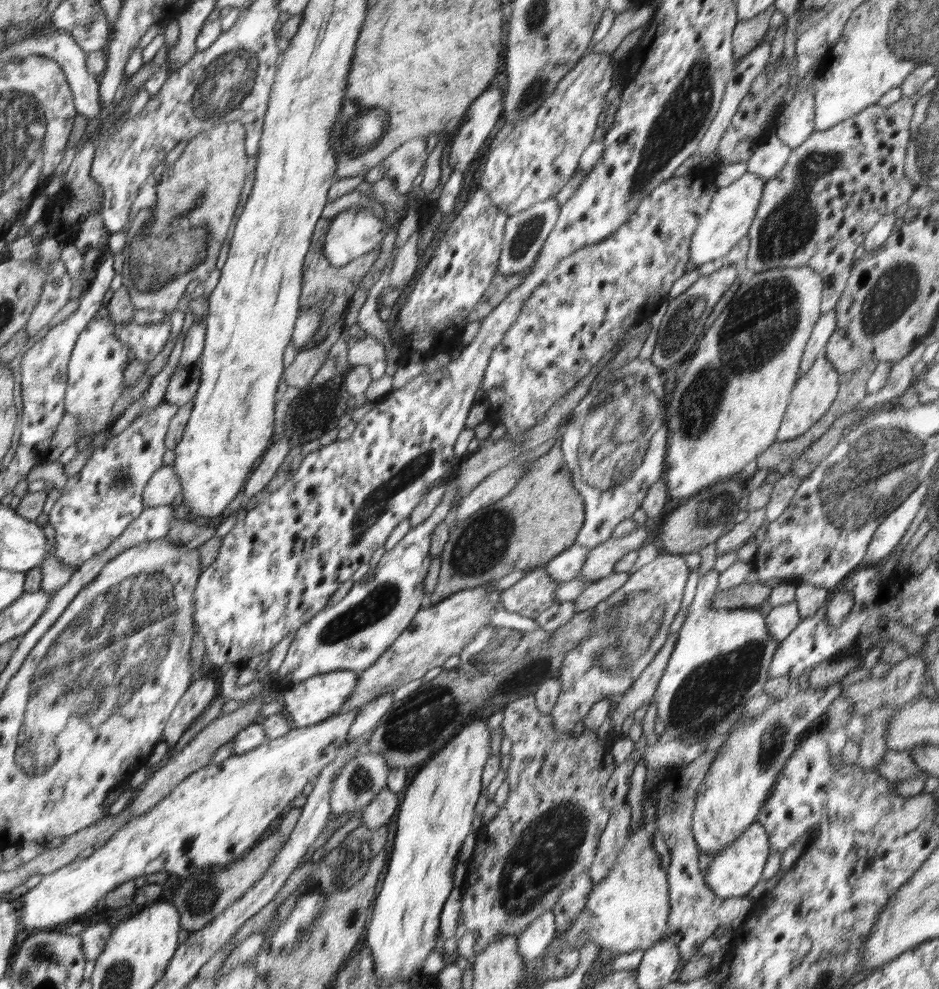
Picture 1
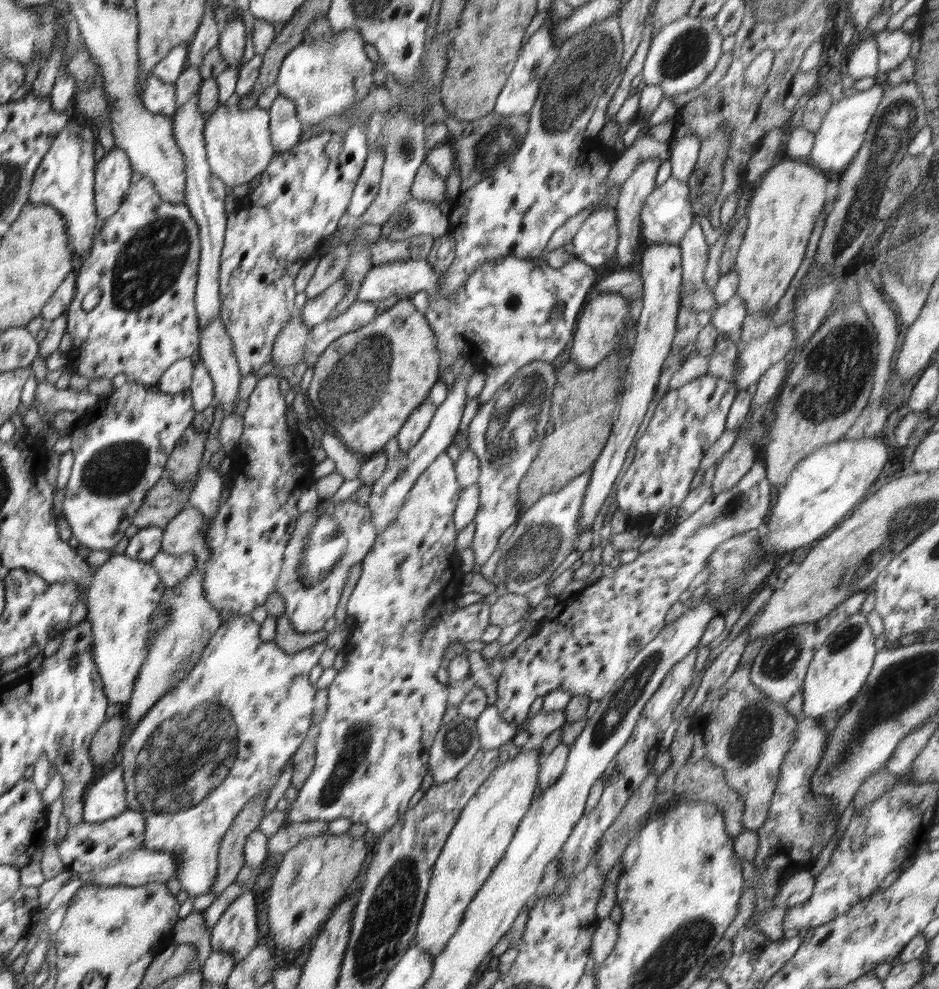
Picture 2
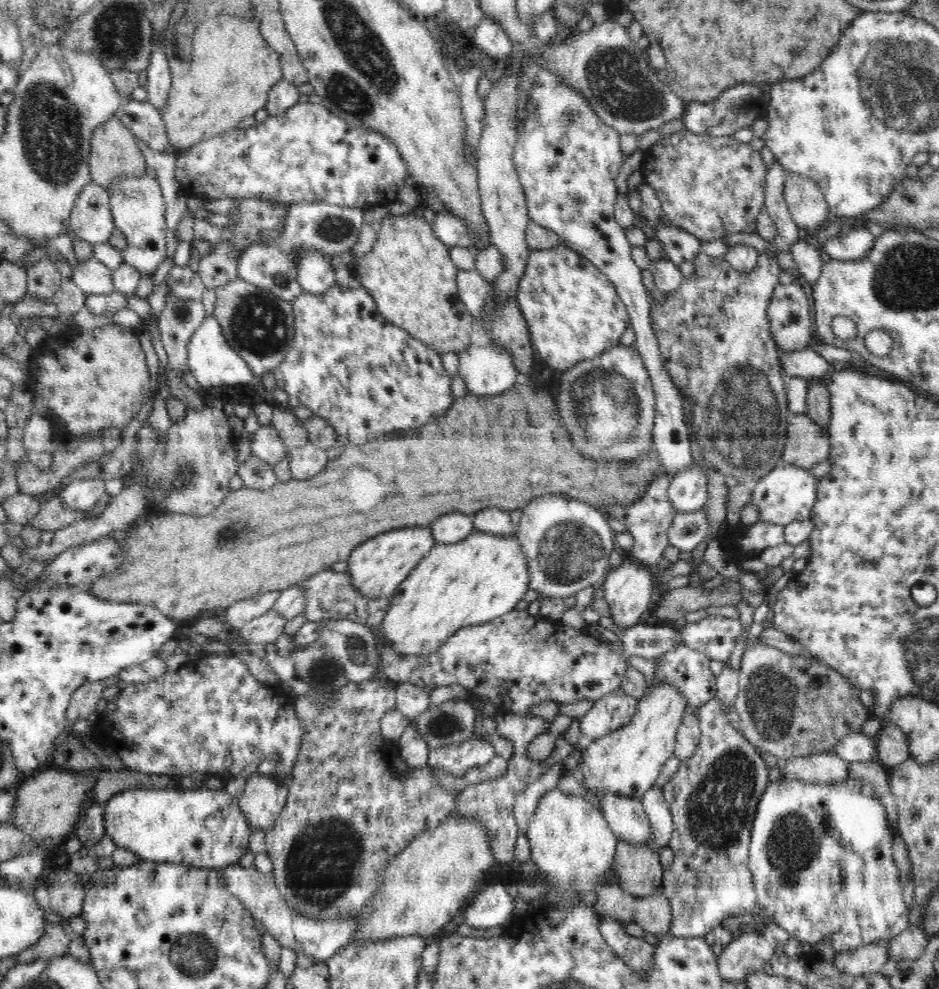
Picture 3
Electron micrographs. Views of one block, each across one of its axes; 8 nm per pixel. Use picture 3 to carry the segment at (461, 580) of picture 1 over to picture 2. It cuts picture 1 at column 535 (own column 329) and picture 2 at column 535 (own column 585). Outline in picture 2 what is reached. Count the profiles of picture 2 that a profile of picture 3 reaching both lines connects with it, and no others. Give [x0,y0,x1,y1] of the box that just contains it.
[520,350,626,512]

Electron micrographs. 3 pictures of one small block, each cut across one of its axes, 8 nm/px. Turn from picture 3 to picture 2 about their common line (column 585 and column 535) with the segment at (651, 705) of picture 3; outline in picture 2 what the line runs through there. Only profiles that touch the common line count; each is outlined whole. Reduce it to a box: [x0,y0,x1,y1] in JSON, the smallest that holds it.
[413,746,542,956]

